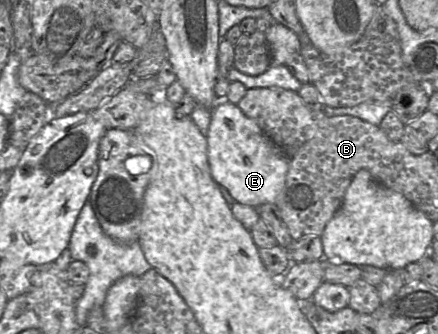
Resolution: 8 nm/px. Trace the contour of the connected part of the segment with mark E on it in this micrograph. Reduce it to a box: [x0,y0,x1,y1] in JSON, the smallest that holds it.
[206,98,290,208]

